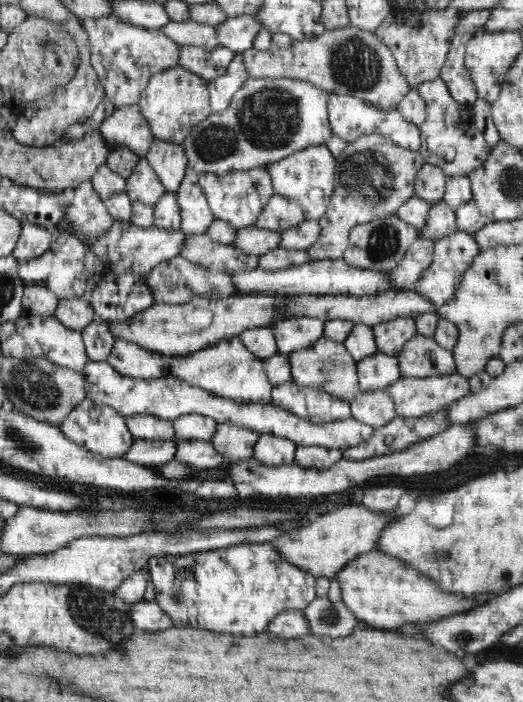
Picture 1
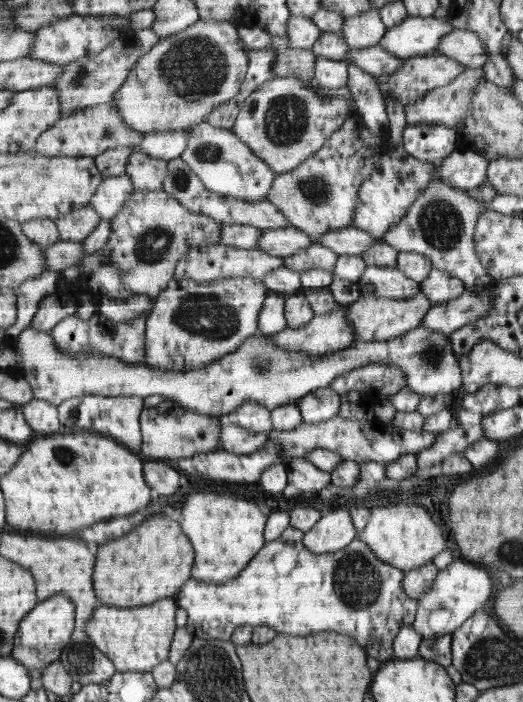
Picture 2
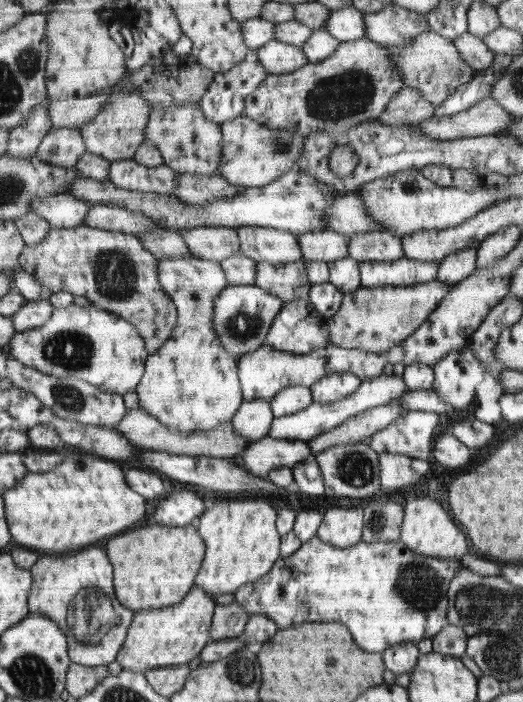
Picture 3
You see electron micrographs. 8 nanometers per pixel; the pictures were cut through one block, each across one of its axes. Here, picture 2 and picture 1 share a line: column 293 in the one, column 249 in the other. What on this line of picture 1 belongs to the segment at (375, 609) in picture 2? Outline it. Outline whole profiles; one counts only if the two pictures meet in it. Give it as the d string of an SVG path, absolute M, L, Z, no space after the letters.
M243 542L185 556L164 555L148 560L148 578L151 578L156 590L155 600L160 603L164 613L172 617L176 626L194 626L216 632L220 630L233 635L264 633L274 617L286 610L303 611L317 597L316 578L308 571L286 562L272 543Z

